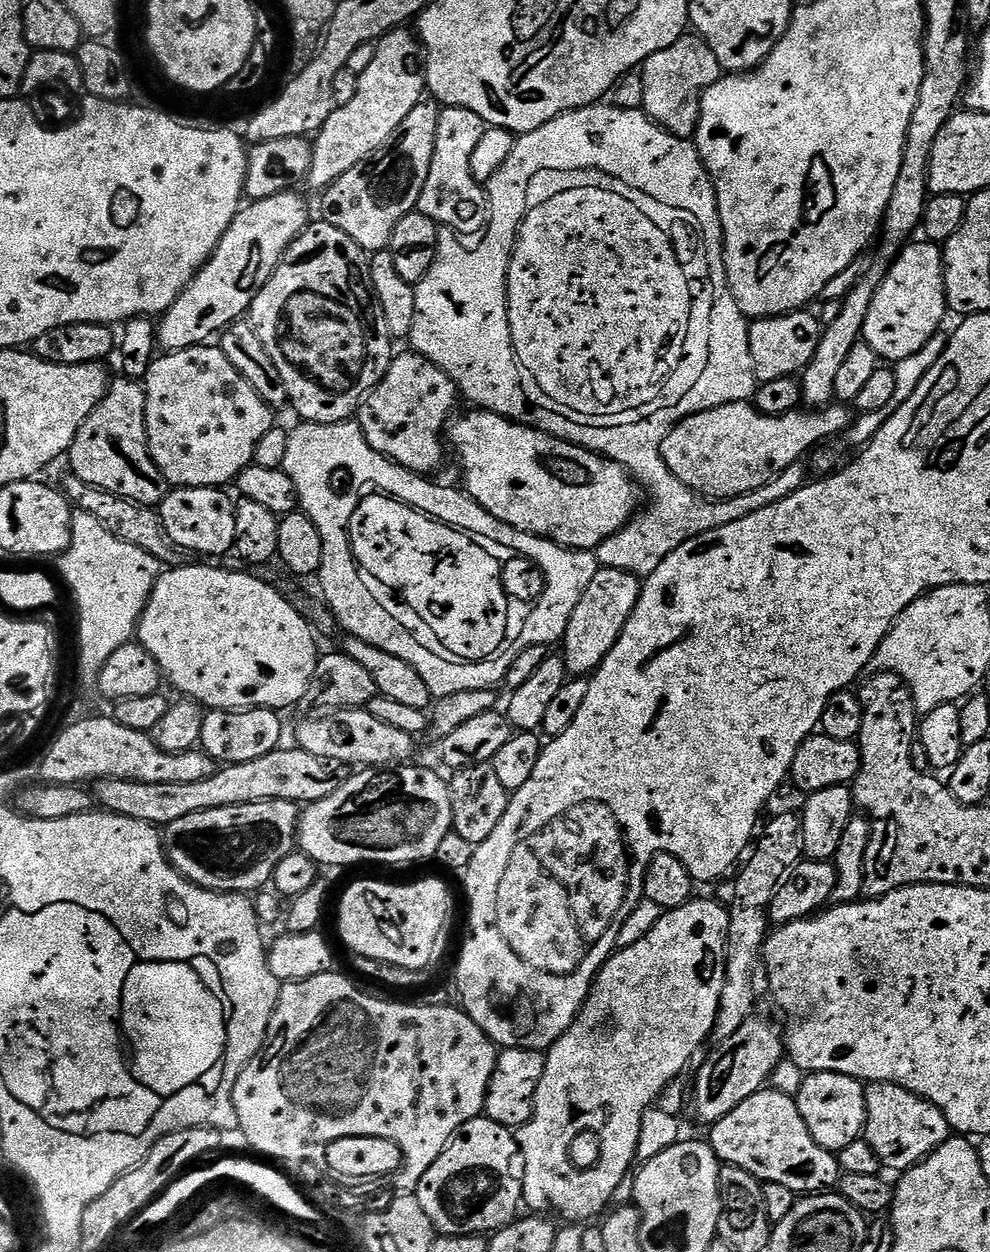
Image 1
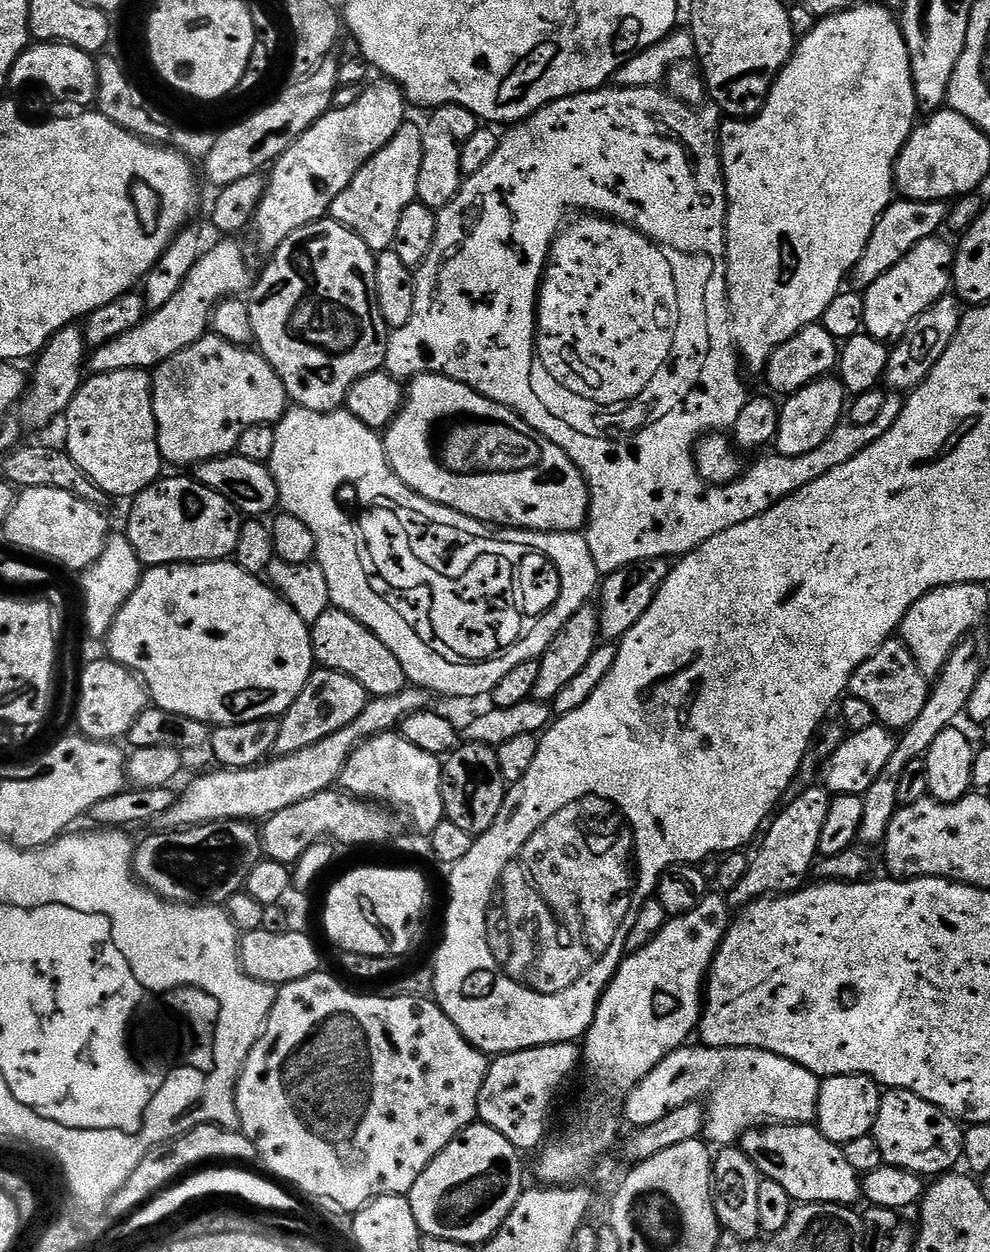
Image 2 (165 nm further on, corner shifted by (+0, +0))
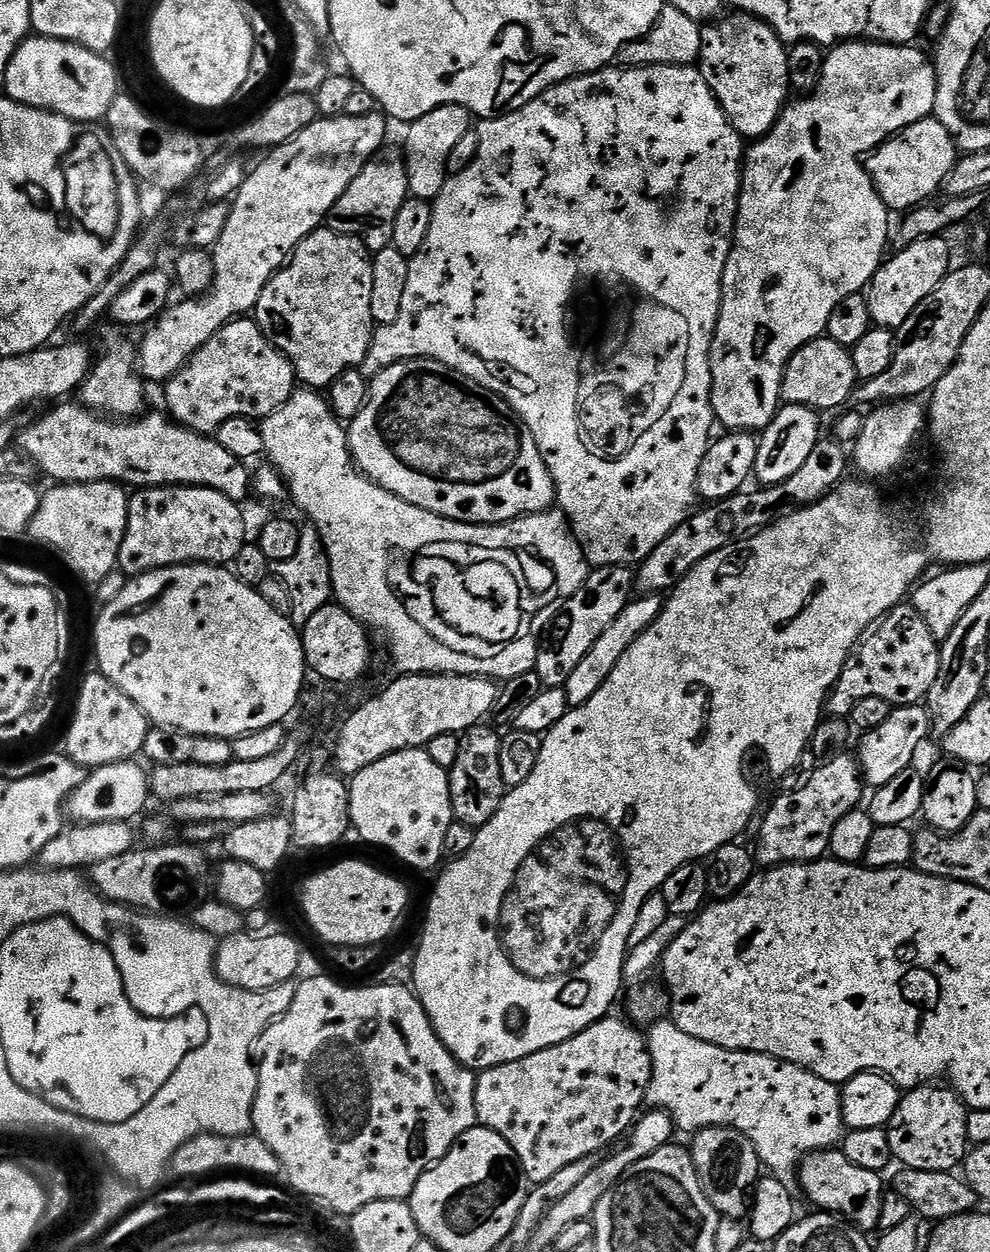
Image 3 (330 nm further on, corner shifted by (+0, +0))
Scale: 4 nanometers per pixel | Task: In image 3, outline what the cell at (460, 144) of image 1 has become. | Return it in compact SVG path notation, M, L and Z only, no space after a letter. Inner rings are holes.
M447 104L430 110L430 114L422 114L422 118L411 121L407 125L408 137L402 143L408 190L415 199L433 201L442 190L450 175L448 163L454 146L466 133L473 131L474 117L460 104Z

